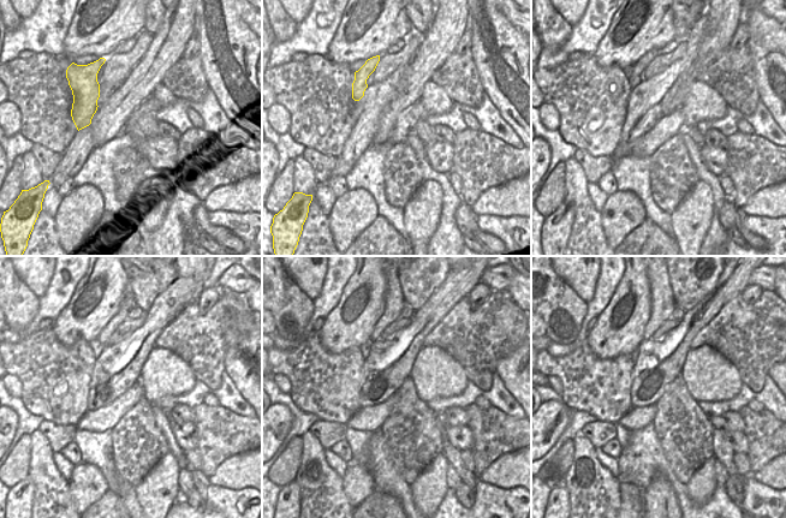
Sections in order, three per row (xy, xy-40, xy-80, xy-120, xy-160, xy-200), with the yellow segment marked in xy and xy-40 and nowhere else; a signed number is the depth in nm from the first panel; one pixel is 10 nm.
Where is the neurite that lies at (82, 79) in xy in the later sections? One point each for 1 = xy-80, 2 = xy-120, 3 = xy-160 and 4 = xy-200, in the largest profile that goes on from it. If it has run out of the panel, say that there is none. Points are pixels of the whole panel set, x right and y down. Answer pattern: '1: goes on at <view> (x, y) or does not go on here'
1: goes on at xy-80 (636, 70)
2: goes on at xy-120 (127, 303)
3: goes on at xy-160 (394, 302)
4: goes on at xy-200 (662, 304)

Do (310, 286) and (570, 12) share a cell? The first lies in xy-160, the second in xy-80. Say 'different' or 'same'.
same

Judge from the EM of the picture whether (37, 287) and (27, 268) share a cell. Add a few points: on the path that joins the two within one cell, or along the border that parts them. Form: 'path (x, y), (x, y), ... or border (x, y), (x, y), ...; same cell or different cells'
path (37, 283), (37, 279), (31, 273); same cell

